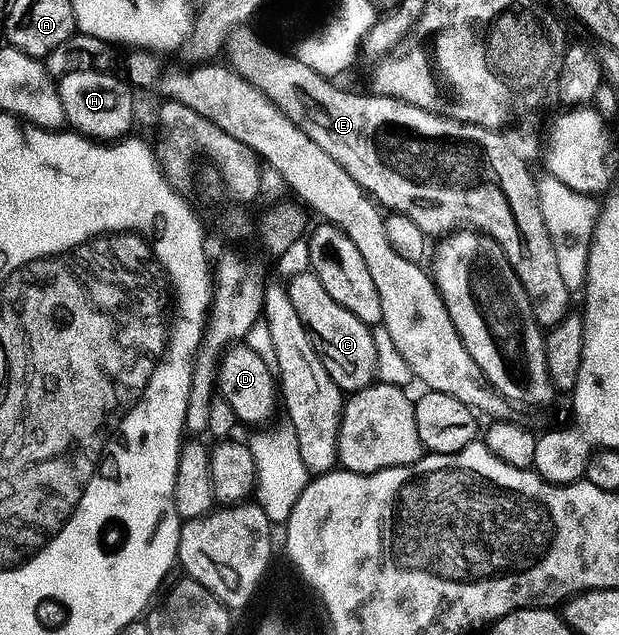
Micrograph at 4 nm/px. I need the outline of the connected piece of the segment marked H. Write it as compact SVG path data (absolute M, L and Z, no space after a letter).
M78 71L58 80L59 96L67 118L66 126L72 132L108 145L114 145L132 134L136 92L126 78L118 79L117 76L106 71Z

